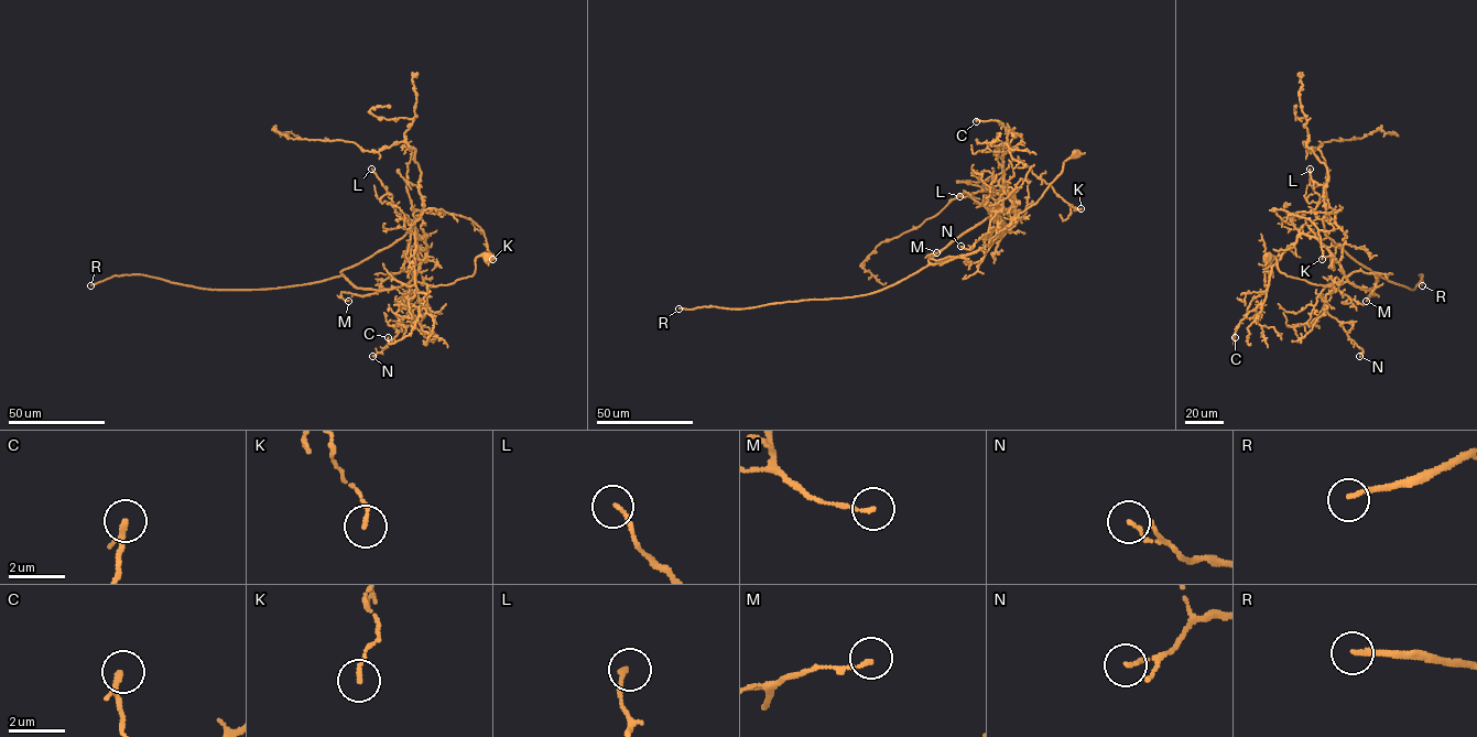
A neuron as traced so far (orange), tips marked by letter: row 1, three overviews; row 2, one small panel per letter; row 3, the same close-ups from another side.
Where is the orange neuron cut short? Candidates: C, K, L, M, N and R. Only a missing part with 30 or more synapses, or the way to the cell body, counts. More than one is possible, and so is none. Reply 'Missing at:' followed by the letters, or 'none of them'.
Missing at: R

